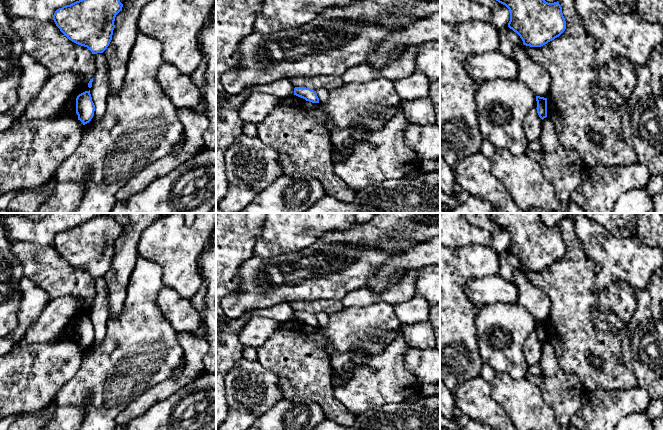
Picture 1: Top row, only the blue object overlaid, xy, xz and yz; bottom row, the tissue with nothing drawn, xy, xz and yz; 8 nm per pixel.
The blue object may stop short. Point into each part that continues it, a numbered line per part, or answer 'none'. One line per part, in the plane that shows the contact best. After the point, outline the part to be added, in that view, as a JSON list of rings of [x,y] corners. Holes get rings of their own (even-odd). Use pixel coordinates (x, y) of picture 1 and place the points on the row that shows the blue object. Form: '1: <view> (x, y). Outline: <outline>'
none

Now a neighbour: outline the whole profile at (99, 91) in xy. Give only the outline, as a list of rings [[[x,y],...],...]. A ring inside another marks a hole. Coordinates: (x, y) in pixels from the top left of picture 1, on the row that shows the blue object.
[[[103,53],[94,54],[96,72],[93,77],[90,94],[95,105],[94,116],[91,121],[83,125],[83,132],[87,131],[96,121],[101,119],[107,109],[109,86],[107,82],[107,60]]]

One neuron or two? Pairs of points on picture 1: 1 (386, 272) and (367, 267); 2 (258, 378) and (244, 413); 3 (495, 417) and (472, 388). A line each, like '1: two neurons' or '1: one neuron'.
1: two neurons
2: one neuron
3: one neuron

